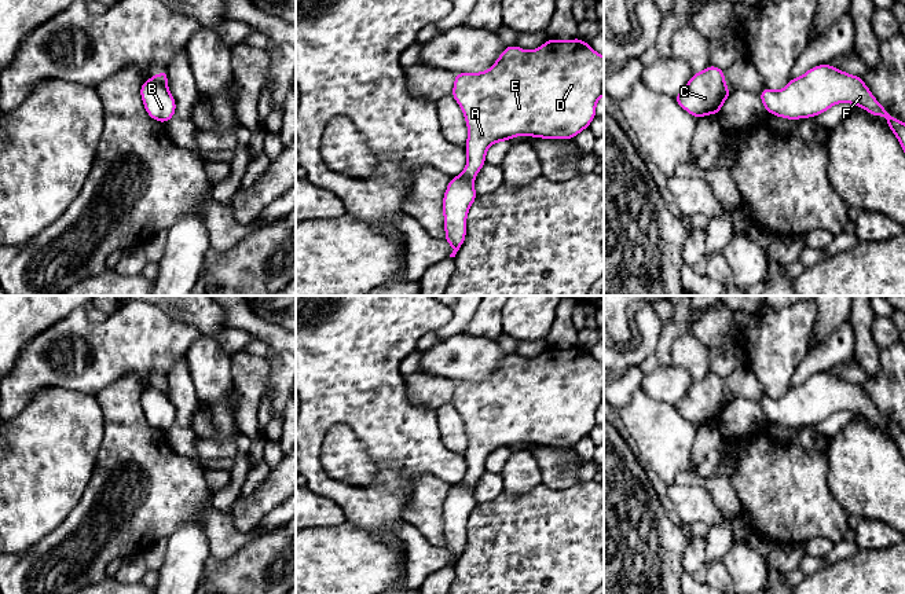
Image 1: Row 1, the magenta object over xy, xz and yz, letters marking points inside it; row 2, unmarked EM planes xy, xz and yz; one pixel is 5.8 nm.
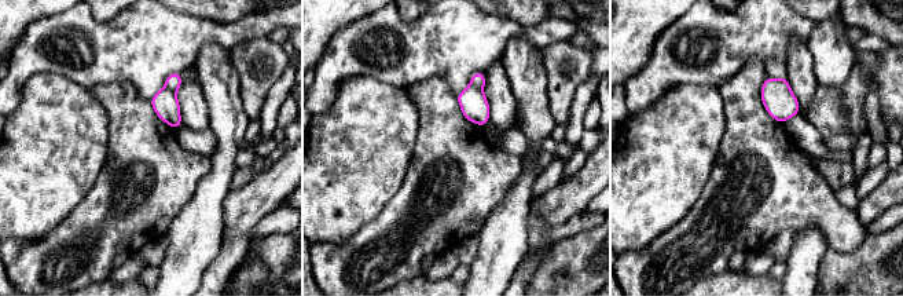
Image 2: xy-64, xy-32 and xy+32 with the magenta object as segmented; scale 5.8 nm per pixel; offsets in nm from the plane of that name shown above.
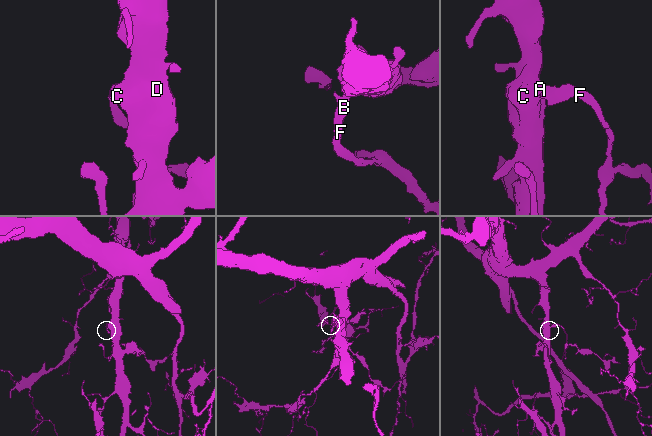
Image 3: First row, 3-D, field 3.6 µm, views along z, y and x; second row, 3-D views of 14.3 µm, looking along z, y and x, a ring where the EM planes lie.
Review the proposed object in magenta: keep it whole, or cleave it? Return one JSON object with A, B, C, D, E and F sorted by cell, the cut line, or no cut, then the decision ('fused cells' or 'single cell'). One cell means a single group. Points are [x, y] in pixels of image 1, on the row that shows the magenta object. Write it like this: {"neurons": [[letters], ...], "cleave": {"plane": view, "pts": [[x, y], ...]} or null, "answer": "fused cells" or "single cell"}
{"neurons": [["A", "C", "D", "E"], ["B", "F"]], "cleave": {"plane": "xy", "pts": [[150, 77], [165, 84]]}, "answer": "fused cells"}

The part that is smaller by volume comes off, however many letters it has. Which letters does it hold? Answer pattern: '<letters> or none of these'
B, F

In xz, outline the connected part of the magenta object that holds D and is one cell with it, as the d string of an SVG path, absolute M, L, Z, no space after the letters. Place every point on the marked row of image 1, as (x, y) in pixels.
M549 38L534 51L509 45L494 66L483 73L455 73L452 98L461 106L469 136L464 146L468 162L462 176L473 182L486 164L487 148L497 142L525 135L543 139L574 139L589 128L596 117L596 103L604 95L604 56L580 38L558 41Z

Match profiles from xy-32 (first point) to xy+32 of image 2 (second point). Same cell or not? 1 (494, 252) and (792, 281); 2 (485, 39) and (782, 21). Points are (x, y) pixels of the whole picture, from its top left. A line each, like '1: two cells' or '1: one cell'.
1: one cell
2: one cell

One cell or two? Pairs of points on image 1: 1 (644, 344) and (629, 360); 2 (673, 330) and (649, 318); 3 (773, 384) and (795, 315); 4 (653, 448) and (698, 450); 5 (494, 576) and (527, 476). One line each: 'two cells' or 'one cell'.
1: one cell
2: two cells
3: one cell
4: two cells
5: two cells

